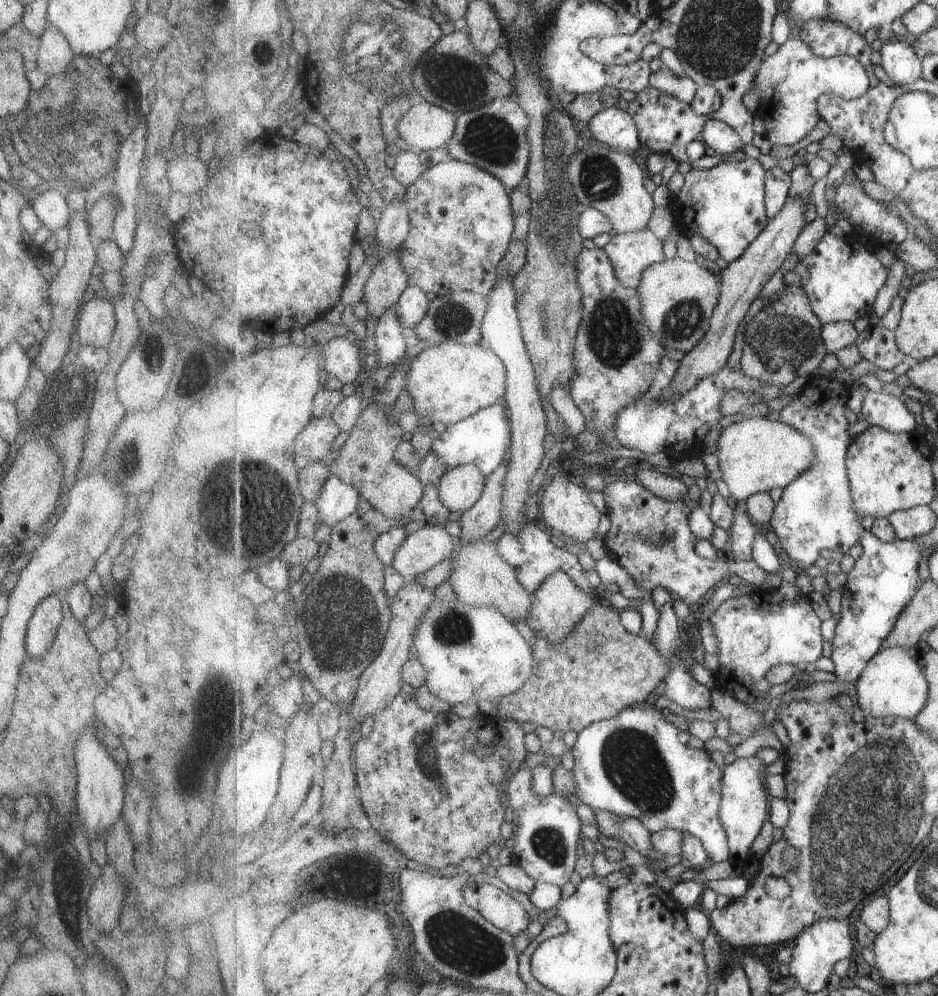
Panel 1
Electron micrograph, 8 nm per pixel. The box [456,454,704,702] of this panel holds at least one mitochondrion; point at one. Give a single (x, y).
(598, 643)

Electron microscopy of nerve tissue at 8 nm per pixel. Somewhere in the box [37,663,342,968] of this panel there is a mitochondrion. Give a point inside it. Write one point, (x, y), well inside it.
(222, 682)

